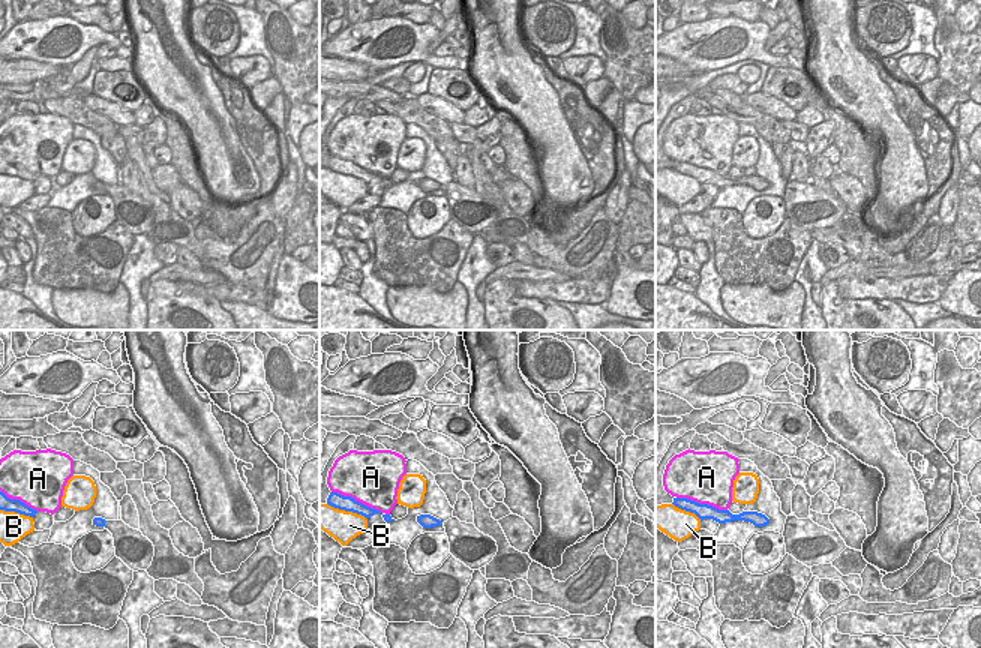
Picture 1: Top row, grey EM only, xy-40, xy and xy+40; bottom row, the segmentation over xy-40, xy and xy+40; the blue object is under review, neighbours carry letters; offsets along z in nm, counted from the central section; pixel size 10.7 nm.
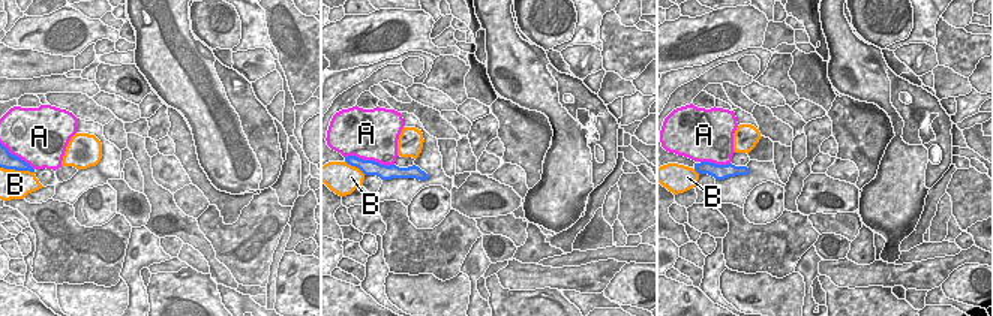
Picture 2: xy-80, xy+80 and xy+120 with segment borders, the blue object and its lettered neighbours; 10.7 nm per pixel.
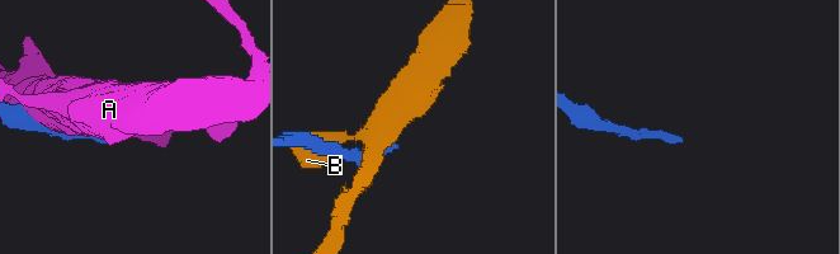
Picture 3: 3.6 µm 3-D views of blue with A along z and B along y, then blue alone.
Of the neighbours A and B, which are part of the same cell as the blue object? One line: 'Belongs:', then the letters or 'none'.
Belongs: none

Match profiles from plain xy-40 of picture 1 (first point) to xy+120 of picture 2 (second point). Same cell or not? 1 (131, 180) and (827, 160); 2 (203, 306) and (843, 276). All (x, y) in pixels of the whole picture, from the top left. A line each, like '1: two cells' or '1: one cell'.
1: two cells
2: two cells

